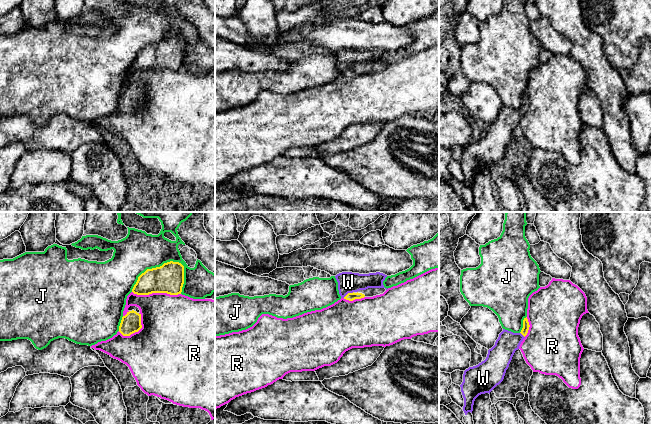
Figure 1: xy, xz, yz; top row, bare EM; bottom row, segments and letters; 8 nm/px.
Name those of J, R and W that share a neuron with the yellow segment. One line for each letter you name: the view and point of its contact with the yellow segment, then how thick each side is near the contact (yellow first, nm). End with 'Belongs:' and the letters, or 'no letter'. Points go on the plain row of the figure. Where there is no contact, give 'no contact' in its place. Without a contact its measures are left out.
W: meets yellow in xz at (348, 69); 60 nm thick on the yellow side, 170 nm on the other
Belongs: W

